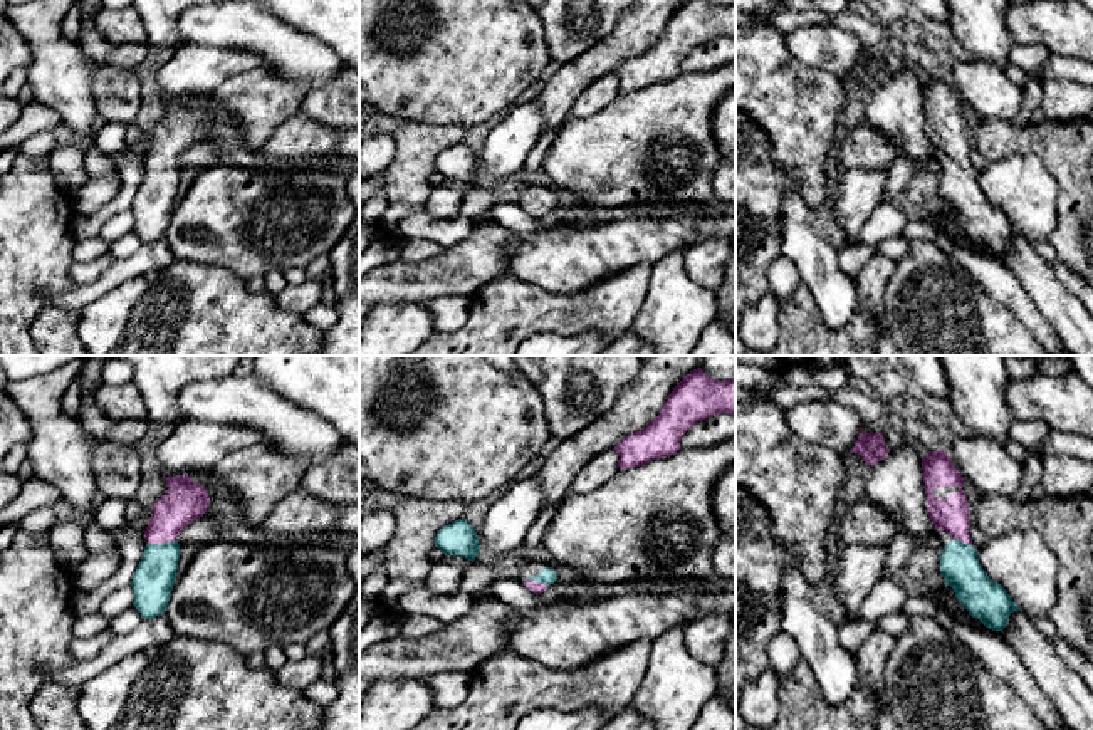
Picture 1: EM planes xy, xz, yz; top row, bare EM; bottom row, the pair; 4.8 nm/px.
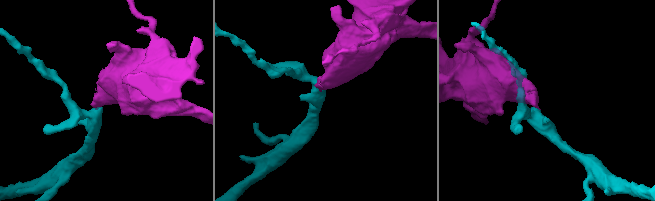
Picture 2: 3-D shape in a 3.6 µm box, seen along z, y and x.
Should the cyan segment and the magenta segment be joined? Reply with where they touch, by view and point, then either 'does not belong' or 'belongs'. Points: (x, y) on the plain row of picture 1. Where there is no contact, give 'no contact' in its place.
xy (162, 168) | belongs

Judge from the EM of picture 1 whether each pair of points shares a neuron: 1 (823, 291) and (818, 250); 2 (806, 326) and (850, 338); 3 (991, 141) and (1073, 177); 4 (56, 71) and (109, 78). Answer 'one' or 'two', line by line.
1: one
2: one
3: one
4: two

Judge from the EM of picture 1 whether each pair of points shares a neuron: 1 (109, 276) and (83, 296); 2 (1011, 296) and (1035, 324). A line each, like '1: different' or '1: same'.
1: same
2: same

